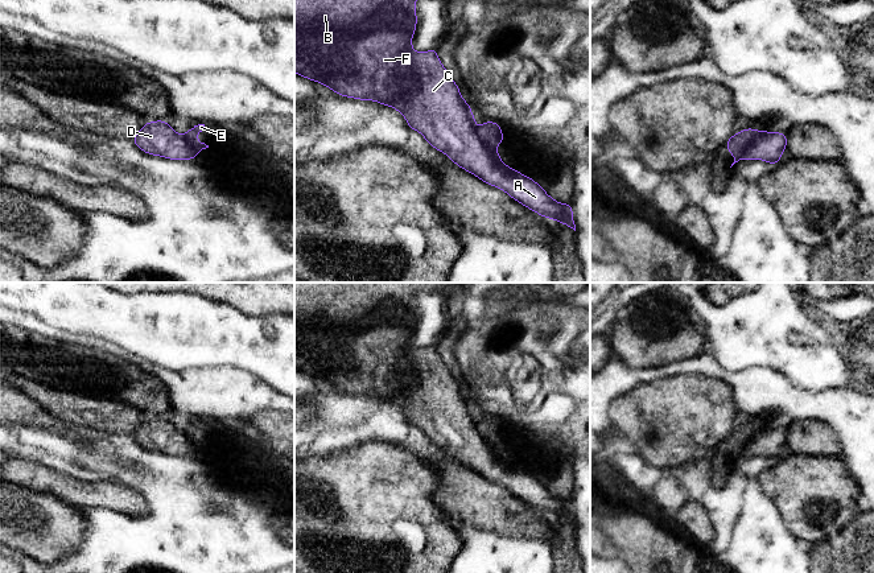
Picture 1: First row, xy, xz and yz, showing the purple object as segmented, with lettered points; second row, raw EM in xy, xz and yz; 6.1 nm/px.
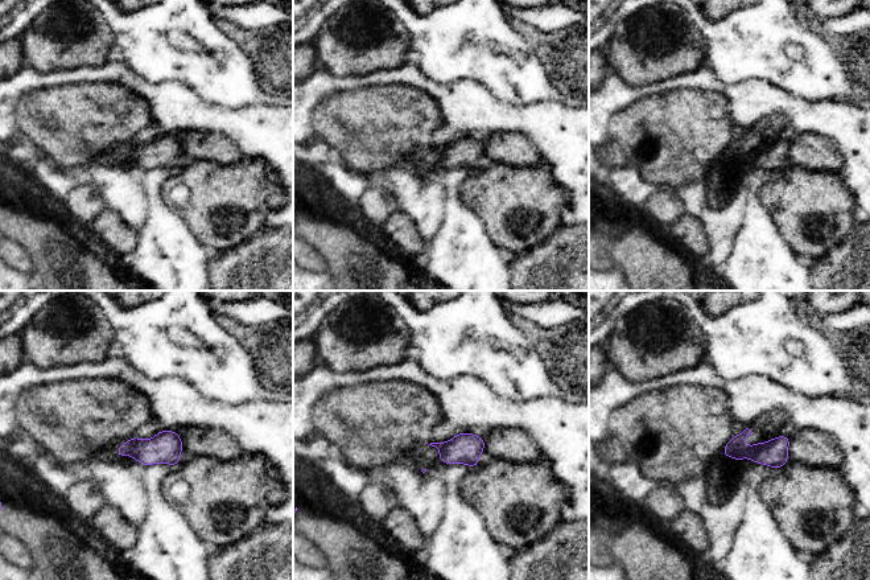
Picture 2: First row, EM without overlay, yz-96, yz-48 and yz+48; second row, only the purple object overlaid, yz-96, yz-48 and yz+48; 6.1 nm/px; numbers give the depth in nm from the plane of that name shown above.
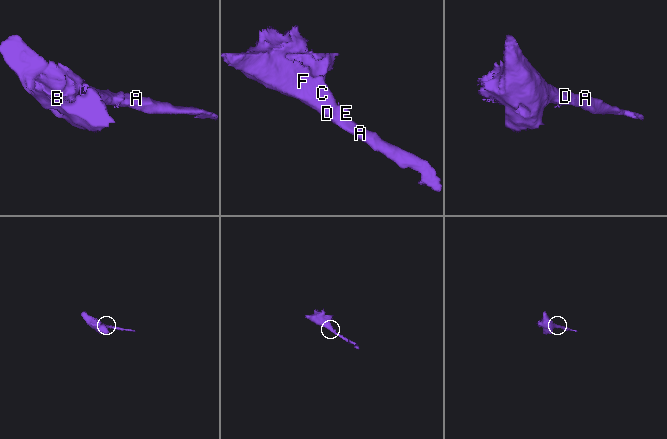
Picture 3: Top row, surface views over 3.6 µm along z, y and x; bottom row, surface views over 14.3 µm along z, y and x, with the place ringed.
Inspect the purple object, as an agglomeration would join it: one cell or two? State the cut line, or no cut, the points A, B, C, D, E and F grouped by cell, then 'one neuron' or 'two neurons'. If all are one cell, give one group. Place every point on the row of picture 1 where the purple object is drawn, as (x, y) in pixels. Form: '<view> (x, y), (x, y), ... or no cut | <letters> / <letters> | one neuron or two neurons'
yz (757, 131), (749, 140), (742, 157) | A B C D F / E | two neurons

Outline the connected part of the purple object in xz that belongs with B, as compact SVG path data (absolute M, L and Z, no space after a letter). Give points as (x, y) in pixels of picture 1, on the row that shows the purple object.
M294 0L294 73L327 86L337 95L393 107L404 116L411 129L420 132L432 148L444 152L455 165L485 184L506 191L536 214L558 220L576 231L570 202L555 201L531 177L504 165L496 149L479 139L471 107L463 100L458 84L441 63L436 48L424 53L412 49L412 37L417 26L415 3L416 0Z

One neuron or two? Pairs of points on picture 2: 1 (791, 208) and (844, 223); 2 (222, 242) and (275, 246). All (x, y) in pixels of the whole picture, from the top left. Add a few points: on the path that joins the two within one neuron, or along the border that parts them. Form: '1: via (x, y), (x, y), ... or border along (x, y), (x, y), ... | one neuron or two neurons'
1: via (804, 208), (823, 212), (831, 218) | one neuron
2: border along (262, 227), (243, 242), (221, 253) | two neurons

